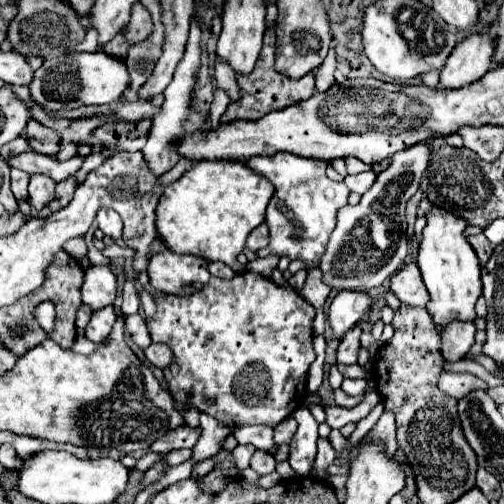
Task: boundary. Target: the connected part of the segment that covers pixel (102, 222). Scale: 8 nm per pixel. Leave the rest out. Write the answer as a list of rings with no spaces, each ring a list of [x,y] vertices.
[[[101,209],[101,211],[97,213],[97,225],[99,225],[99,229],[101,229],[105,235],[109,235],[109,237],[113,237],[113,239],[119,239],[119,237],[121,237],[121,217],[119,217],[115,211],[111,211],[111,209]]]

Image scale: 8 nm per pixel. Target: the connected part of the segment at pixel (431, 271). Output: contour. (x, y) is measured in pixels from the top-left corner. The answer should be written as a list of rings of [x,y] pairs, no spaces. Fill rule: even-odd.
[[[433,205],[427,211],[425,219],[427,227],[423,229],[417,265],[421,269],[423,283],[431,295],[427,311],[437,325],[445,325],[451,319],[473,321],[475,301],[481,295],[481,267],[473,247],[465,237],[465,229],[469,227],[469,223],[439,205]]]

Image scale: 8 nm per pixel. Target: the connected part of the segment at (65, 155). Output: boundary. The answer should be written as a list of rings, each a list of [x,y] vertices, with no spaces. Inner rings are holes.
[[[65,137],[65,139],[61,139],[61,143],[59,143],[59,151],[57,151],[55,159],[57,159],[57,161],[67,161],[67,159],[71,159],[71,157],[77,155],[77,149],[79,149],[79,143],[69,141],[69,139]]]

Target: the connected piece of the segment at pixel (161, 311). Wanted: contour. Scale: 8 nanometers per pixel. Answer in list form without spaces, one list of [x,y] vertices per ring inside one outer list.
[[[245,271],[231,281],[211,277],[201,291],[189,297],[159,295],[155,303],[157,313],[153,319],[147,319],[147,325],[151,339],[169,345],[175,355],[175,363],[163,373],[179,405],[191,395],[191,403],[201,413],[215,417],[229,429],[245,425],[275,427],[303,405],[307,397],[307,371],[315,361],[311,345],[315,309],[295,289],[279,287],[271,279]]]

